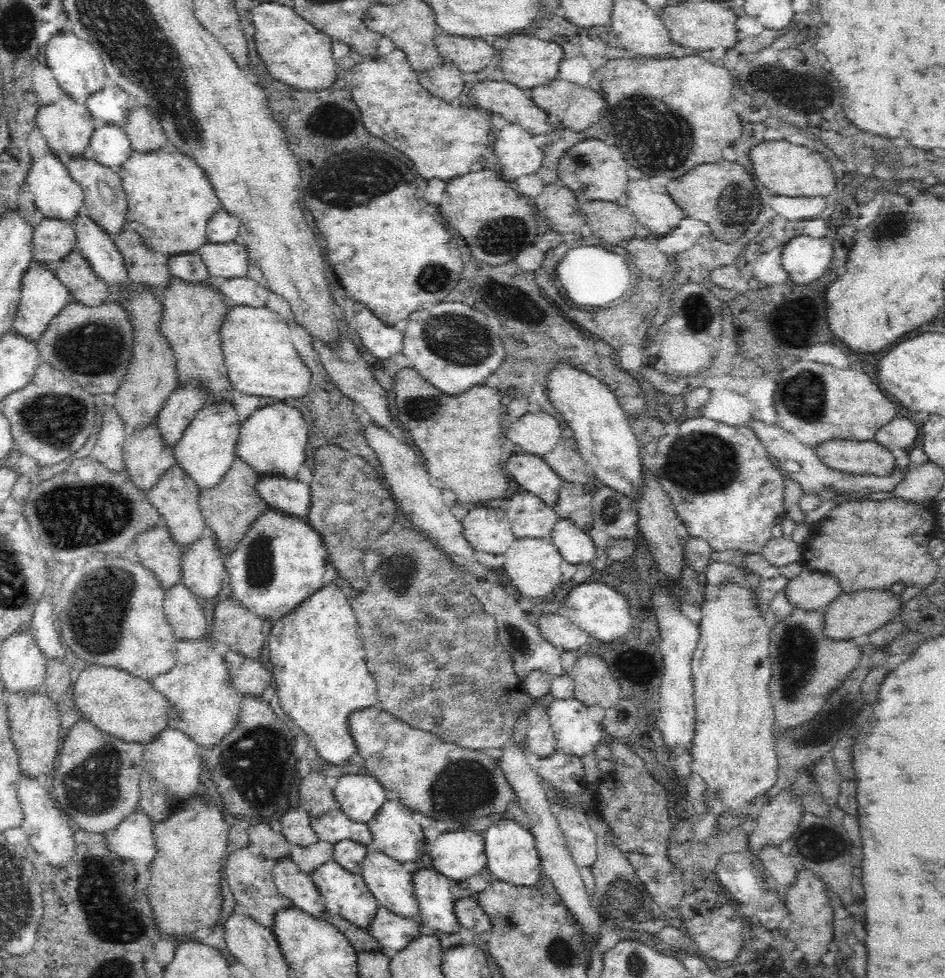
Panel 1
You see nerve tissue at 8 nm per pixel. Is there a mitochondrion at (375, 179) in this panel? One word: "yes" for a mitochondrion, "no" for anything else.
yes

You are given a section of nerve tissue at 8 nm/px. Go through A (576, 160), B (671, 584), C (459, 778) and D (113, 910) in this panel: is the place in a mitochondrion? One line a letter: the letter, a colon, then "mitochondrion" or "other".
A: mitochondrion
B: other
C: mitochondrion
D: mitochondrion

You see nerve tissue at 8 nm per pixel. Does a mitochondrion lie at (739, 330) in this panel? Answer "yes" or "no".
no

